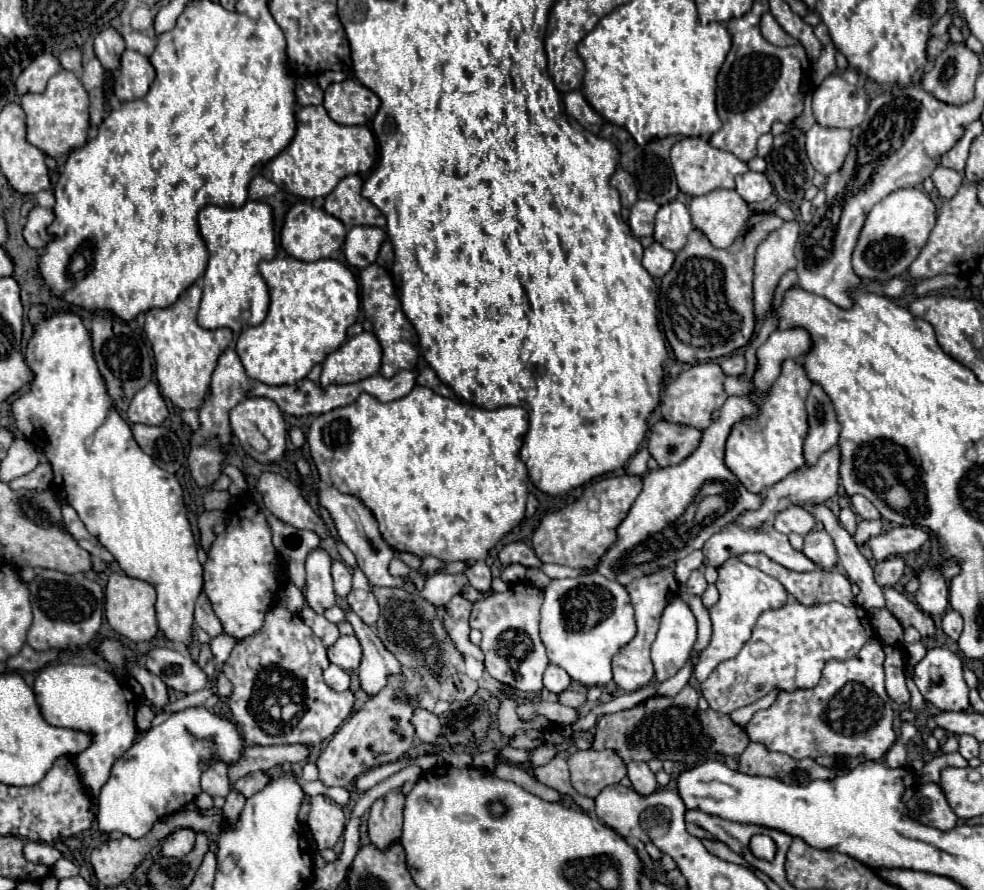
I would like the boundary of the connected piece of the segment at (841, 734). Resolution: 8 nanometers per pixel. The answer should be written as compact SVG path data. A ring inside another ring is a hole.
M880 641L866 643L852 659L830 659L824 665L816 687L780 691L772 707L754 713L746 725L750 741L762 743L768 751L786 753L794 759L864 755L868 761L880 761L896 741L882 663L884 651Z

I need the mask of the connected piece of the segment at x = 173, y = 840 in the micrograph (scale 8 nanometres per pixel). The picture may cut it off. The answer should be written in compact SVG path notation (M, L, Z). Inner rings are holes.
M178 829L172 835L166 837L162 845L162 855L166 857L184 857L188 851L192 851L196 839L196 831L192 829Z

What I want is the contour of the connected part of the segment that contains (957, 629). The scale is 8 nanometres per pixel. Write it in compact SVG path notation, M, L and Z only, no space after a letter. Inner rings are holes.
M948 609L946 615L944 615L944 621L942 621L942 629L950 639L958 639L960 633L962 633L962 617L960 617L960 613L954 611L954 609Z

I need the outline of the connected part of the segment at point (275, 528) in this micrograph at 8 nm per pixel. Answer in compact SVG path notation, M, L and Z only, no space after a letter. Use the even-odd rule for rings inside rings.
M266 511L266 521L272 531L272 545L280 553L284 565L288 567L292 583L298 589L304 589L304 585L306 585L304 561L306 561L306 555L320 545L320 537L314 531L296 529L292 525L276 519L268 511Z

